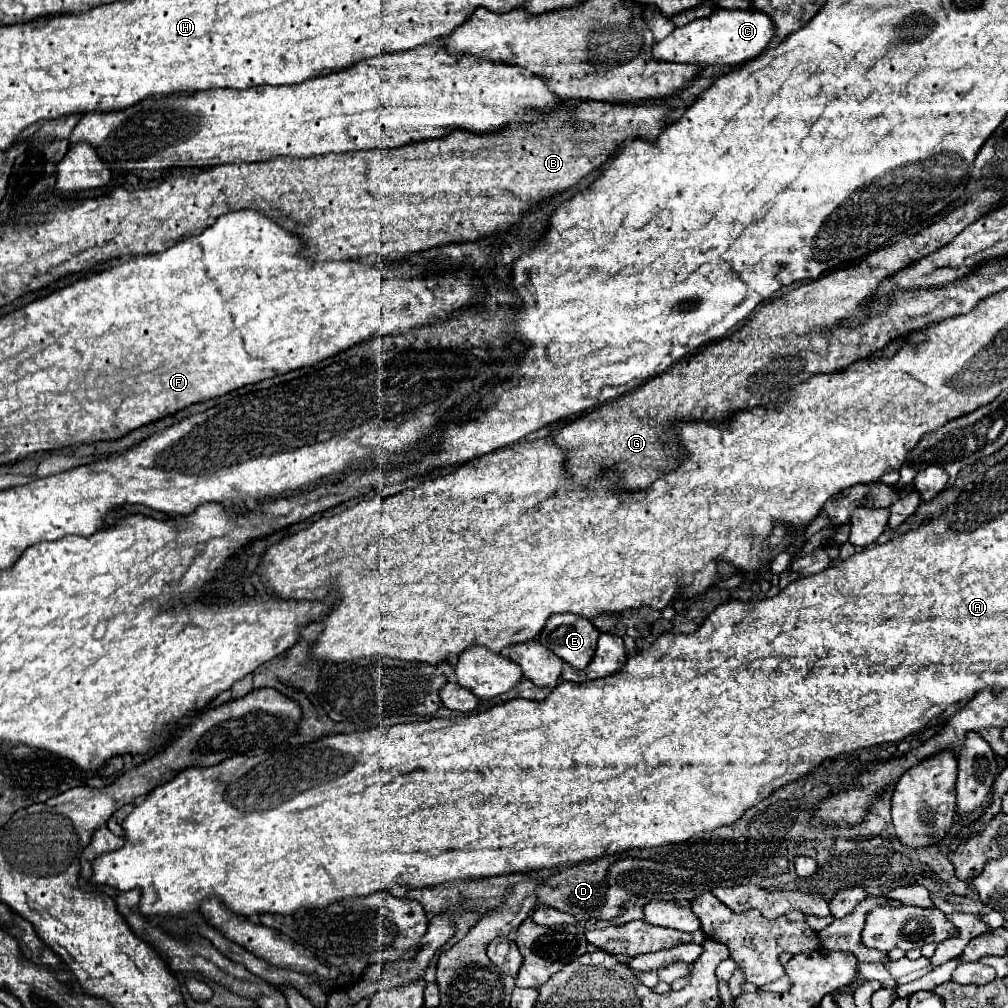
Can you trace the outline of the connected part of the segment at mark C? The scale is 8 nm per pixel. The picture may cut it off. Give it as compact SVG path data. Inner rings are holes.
M717 8L707 18L693 20L669 34L669 38L653 46L653 56L663 62L691 62L691 64L729 64L739 66L757 58L773 40L773 20L761 10L727 10Z

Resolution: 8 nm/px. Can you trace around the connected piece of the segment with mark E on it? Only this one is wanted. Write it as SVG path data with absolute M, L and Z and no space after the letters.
M553 614L537 640L563 662L583 670L597 650L599 634L593 622L577 614Z

